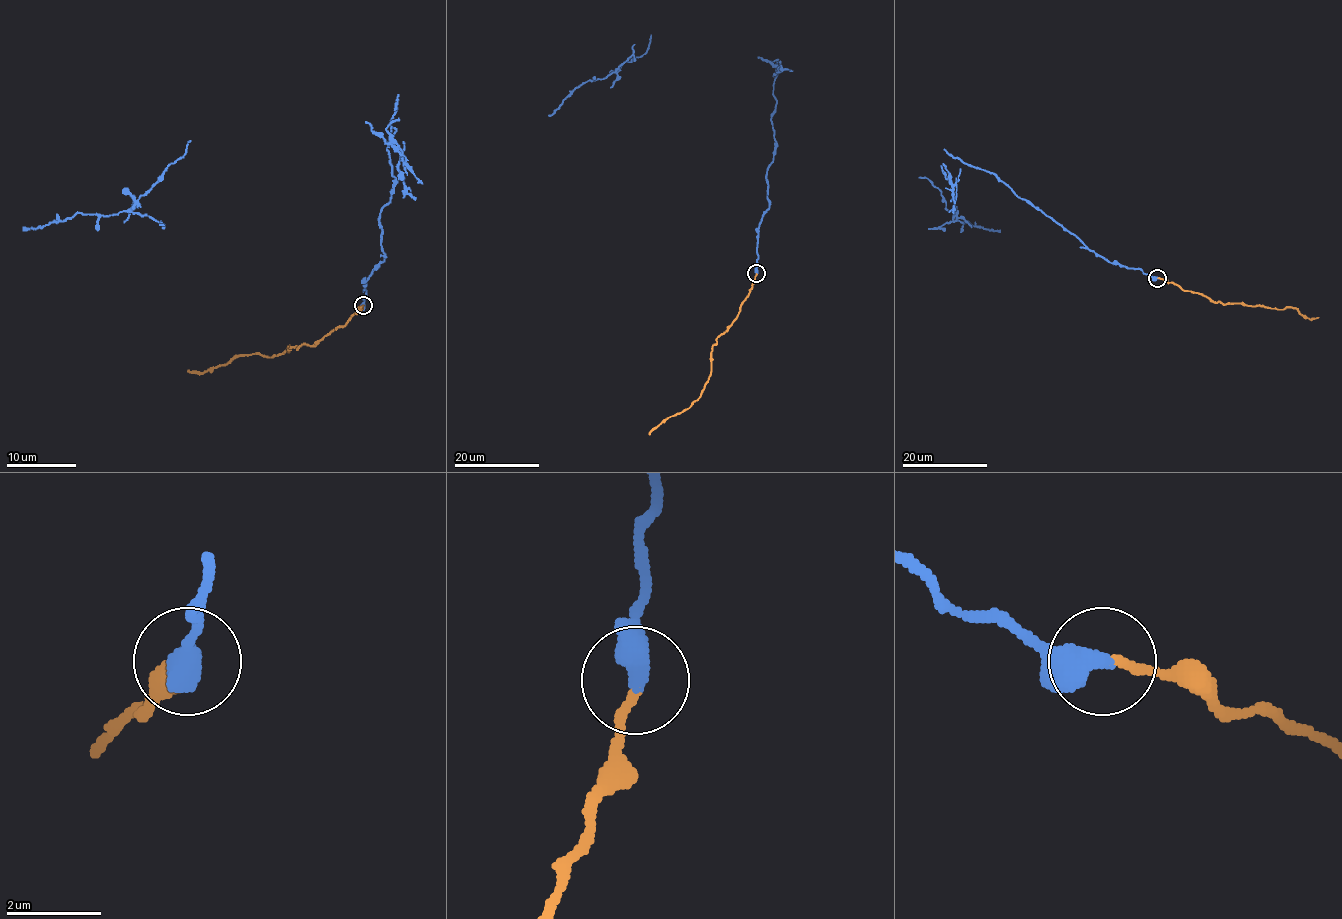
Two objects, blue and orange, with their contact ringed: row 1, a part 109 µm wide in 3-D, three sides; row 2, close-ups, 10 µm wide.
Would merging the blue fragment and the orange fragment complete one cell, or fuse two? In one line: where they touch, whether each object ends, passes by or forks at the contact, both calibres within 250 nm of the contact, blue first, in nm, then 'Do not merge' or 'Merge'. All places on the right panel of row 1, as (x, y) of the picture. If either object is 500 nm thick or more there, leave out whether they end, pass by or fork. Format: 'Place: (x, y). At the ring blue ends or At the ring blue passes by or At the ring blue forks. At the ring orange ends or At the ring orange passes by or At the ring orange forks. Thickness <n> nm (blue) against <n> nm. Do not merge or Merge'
Place: (1157, 278). Thickness 550 nm (blue) against 180 nm. Do not merge

